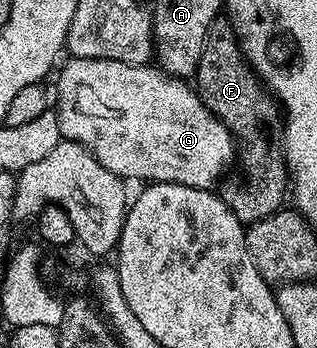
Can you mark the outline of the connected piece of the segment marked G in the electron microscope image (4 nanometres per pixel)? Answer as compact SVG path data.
M72 57L64 66L59 66L56 77L56 93L54 89L54 112L58 123L60 124L60 136L65 141L77 141L80 145L85 145L94 155L94 159L98 159L98 163L102 163L102 167L106 167L106 171L110 171L115 177L121 179L129 179L133 177L139 183L155 183L157 181L165 181L166 183L178 183L186 187L194 187L195 189L212 189L215 181L224 173L224 168L228 164L233 164L234 158L237 156L238 149L234 144L234 134L231 133L223 125L219 119L208 110L202 103L202 99L196 94L195 88L187 80L178 77L169 77L162 69L153 67L151 64L131 65L130 63L118 63L110 59L78 59Z

